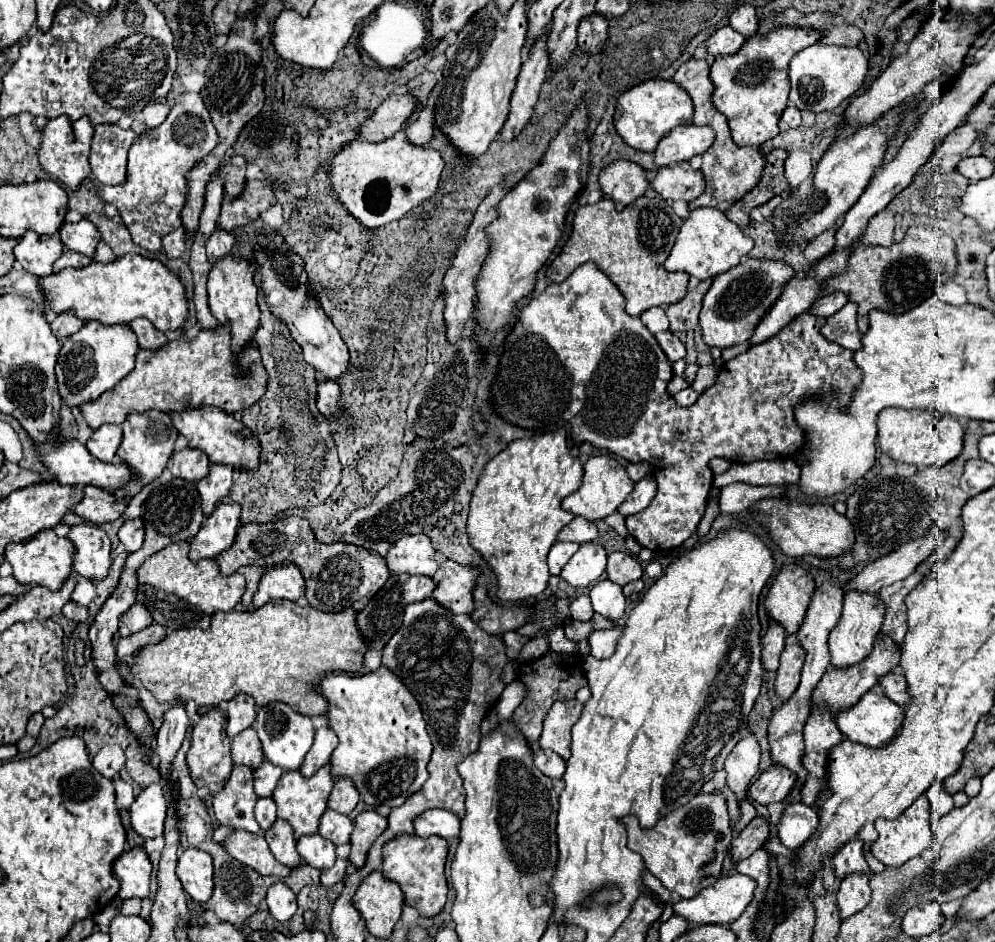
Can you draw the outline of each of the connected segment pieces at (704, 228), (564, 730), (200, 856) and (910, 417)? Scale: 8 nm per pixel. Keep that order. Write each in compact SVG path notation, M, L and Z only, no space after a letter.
M696 208L684 220L676 244L664 262L664 268L668 272L682 270L698 280L708 280L740 264L740 260L748 256L752 246L752 238L746 238L744 232L734 222L730 222L724 212L720 212L718 208Z
M576 698L554 702L550 712L544 718L544 730L538 740L540 748L550 748L562 760L568 760L572 754L570 730L572 730L572 724L580 718L580 714L582 714L582 704Z
M184 848L178 854L176 876L182 882L184 892L198 904L204 904L212 896L212 856L198 848Z
M886 408L878 414L878 448L896 462L922 466L946 466L962 452L964 428L946 412Z

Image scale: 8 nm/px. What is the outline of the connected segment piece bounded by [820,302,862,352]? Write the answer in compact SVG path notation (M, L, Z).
M848 302L844 304L836 316L830 316L826 324L820 328L822 336L830 342L836 342L848 350L858 350L862 334L856 328L856 304Z

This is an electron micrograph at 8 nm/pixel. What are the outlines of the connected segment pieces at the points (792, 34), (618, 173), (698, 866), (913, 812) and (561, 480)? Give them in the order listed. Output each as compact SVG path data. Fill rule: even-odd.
M774 28L766 36L754 34L746 44L730 56L716 58L710 68L710 78L714 82L712 102L728 118L732 140L738 146L760 146L772 140L780 128L780 116L788 106L788 66L794 54L822 40L814 28Z
M618 160L616 164L606 166L598 174L598 184L602 194L614 202L616 210L622 210L648 190L646 172L628 160Z
M722 792L694 796L686 808L670 812L652 828L640 828L634 814L624 816L620 822L628 830L628 848L638 852L644 858L646 870L680 898L694 898L702 888L712 886L720 878L722 860L732 840L726 796Z
M922 794L898 818L894 818L894 820L878 818L874 826L876 826L876 832L878 832L878 840L872 844L874 858L878 858L884 866L904 864L906 860L918 856L922 850L926 850L932 844L932 812L930 812L930 802Z
M564 430L514 440L484 466L470 500L466 532L470 546L484 556L494 572L500 600L518 602L546 590L548 550L558 532L574 518L560 508L560 502L580 488L582 474L582 462L570 454Z

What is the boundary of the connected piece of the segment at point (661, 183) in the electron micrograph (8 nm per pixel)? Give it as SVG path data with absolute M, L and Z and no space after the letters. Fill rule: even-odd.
M688 162L660 168L650 180L650 190L664 200L694 200L704 192L704 176L700 170L692 170Z

